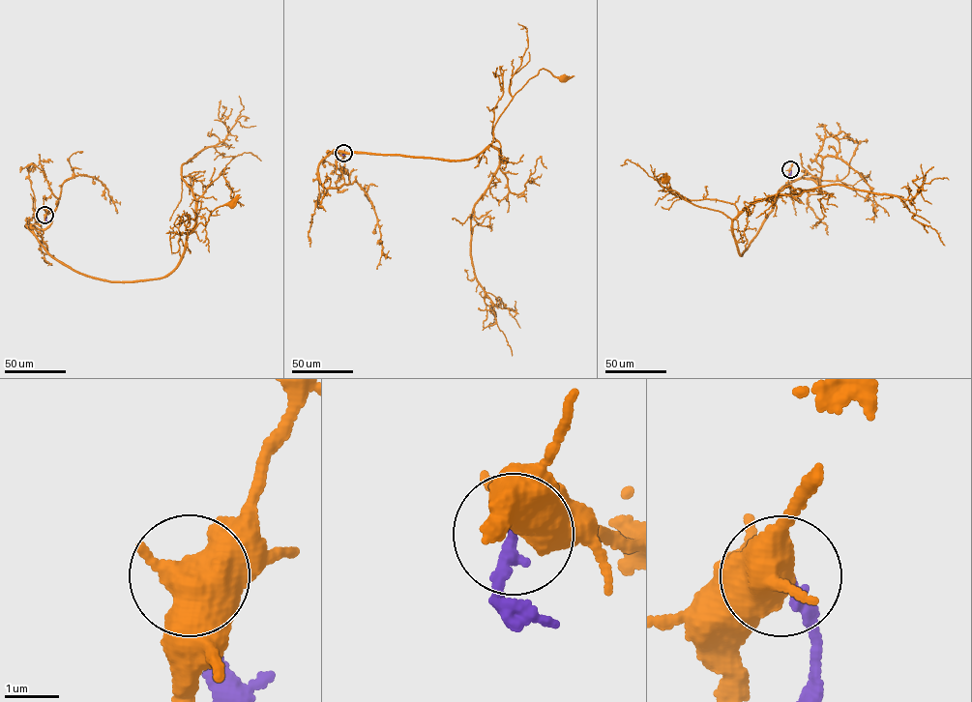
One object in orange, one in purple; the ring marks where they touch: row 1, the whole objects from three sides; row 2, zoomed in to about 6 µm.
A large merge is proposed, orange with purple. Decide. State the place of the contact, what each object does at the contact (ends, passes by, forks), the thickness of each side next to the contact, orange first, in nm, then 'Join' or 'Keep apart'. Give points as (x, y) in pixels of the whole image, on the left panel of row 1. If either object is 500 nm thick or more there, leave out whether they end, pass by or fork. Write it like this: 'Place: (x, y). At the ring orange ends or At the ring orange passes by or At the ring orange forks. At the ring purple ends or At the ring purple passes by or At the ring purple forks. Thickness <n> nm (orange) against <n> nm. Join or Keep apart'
Place: (44, 215). Thickness 550 nm (orange) against 240 nm. Keep apart

